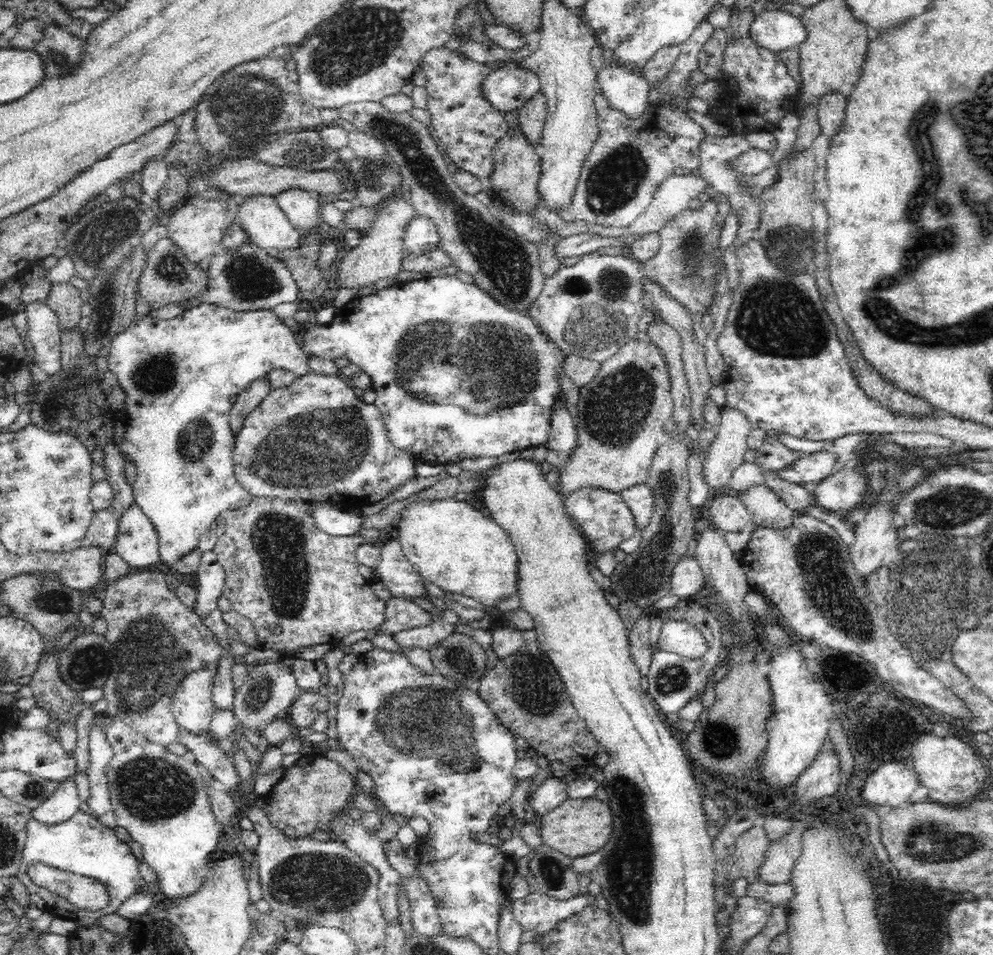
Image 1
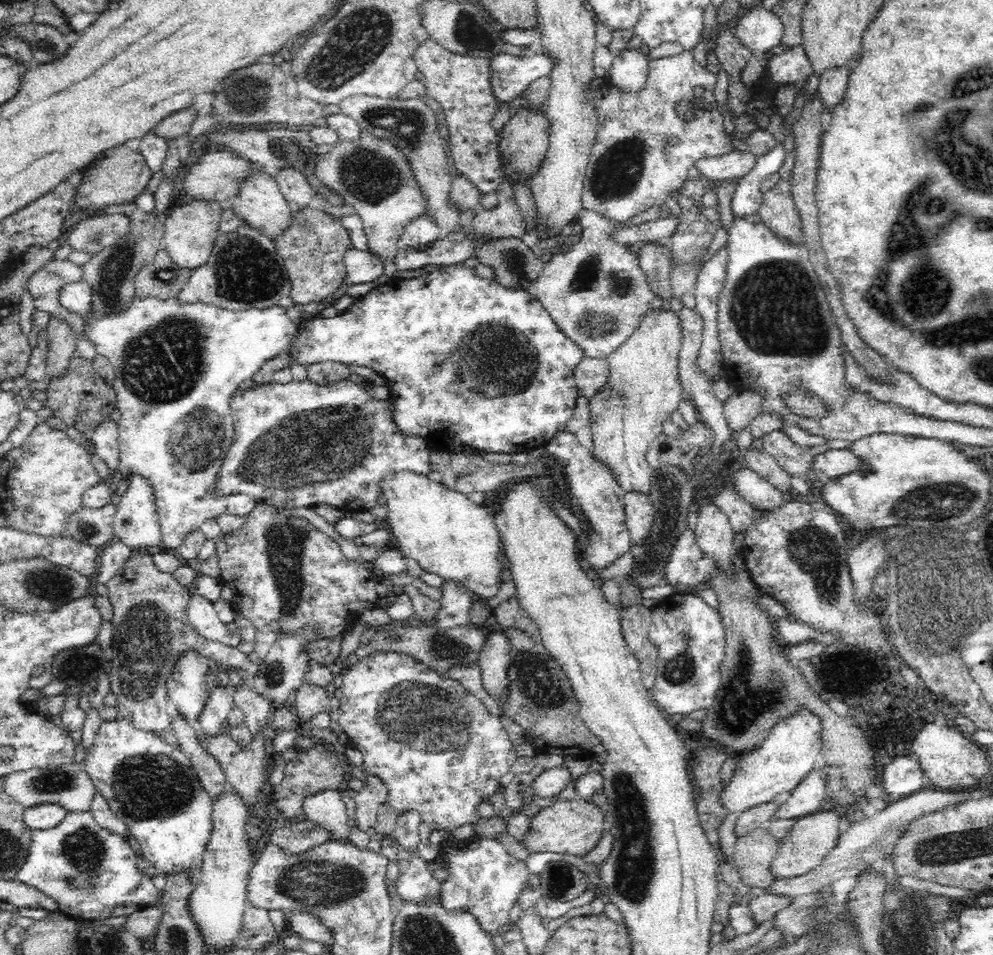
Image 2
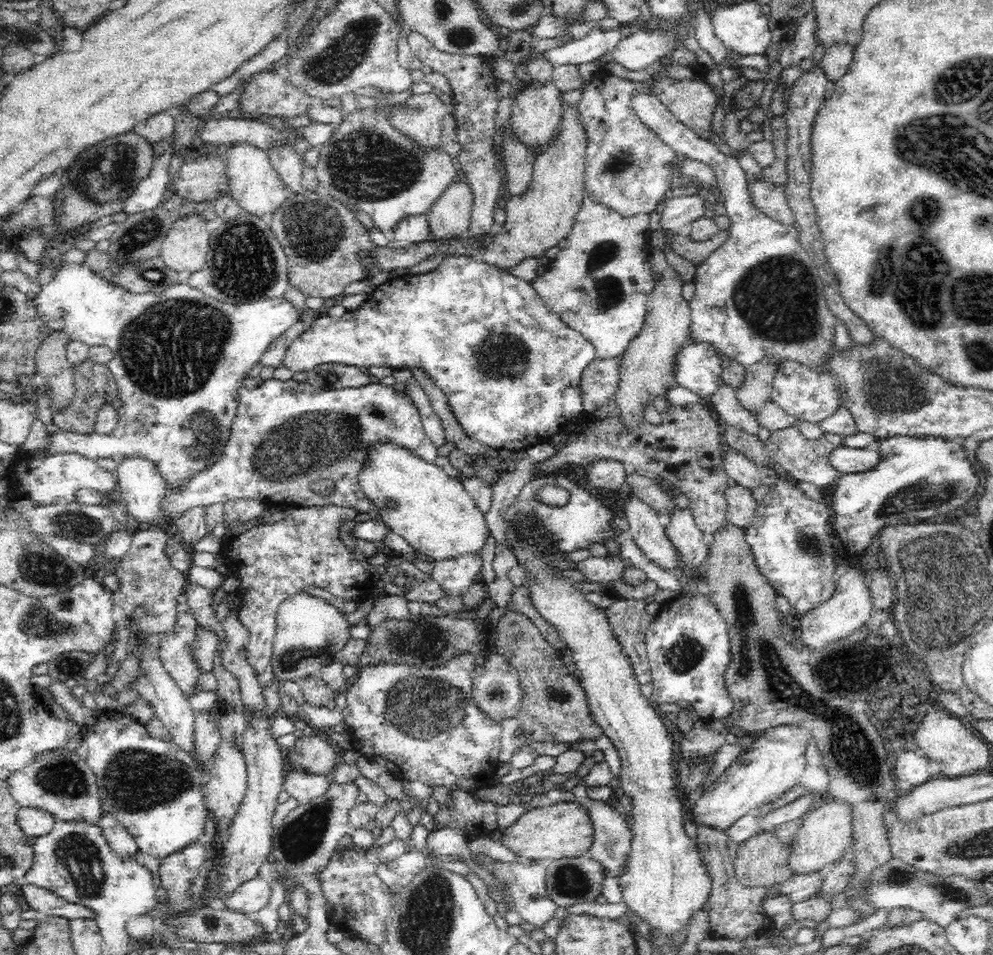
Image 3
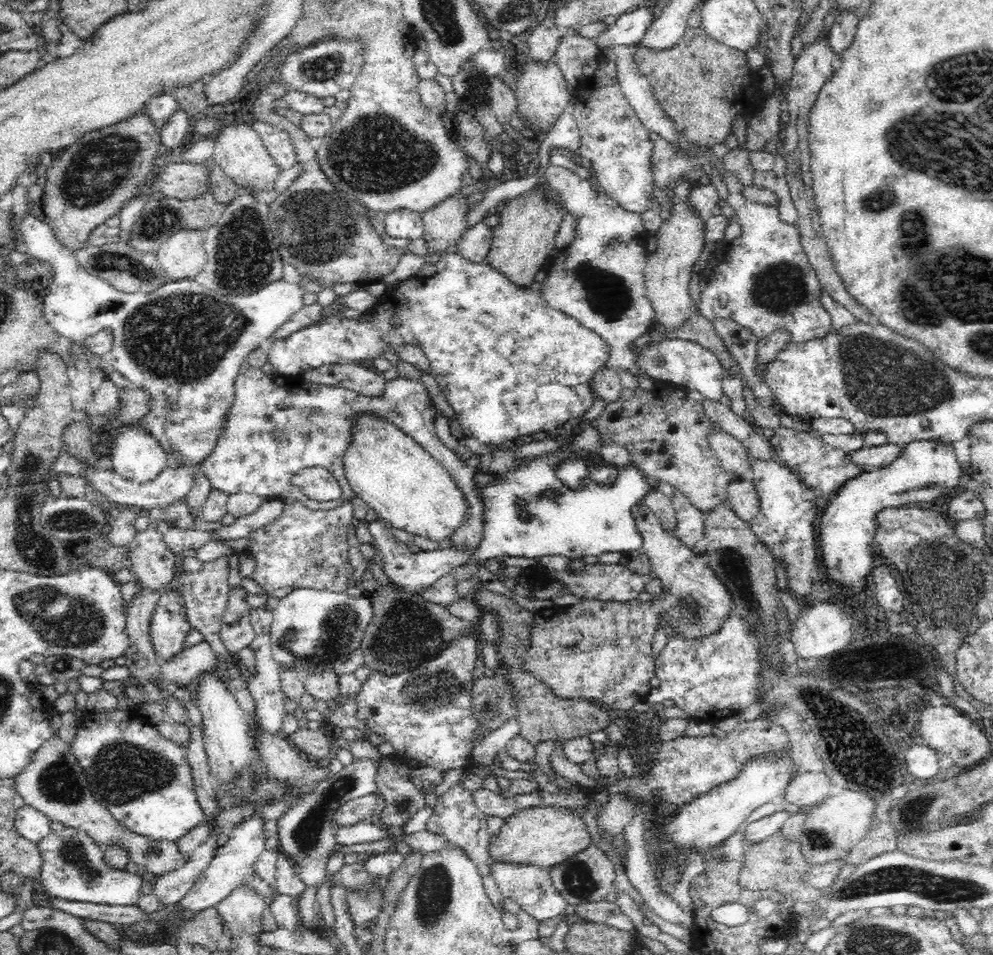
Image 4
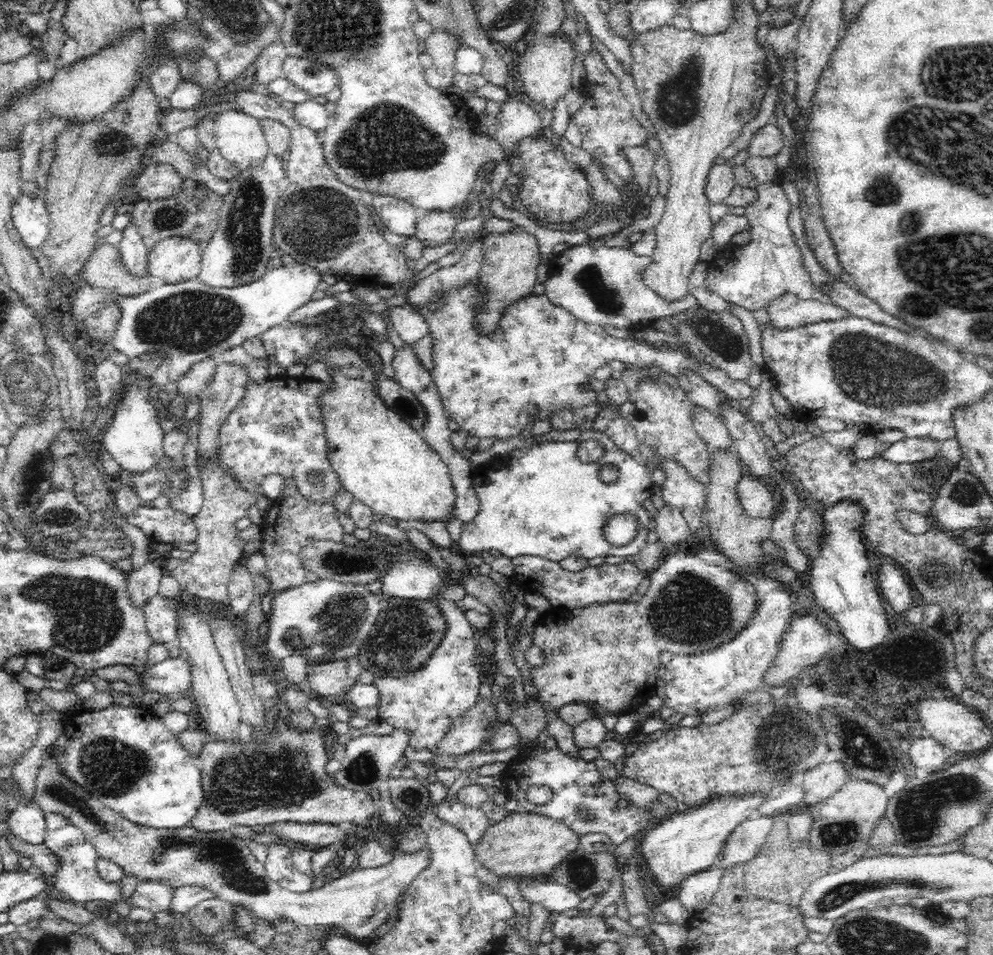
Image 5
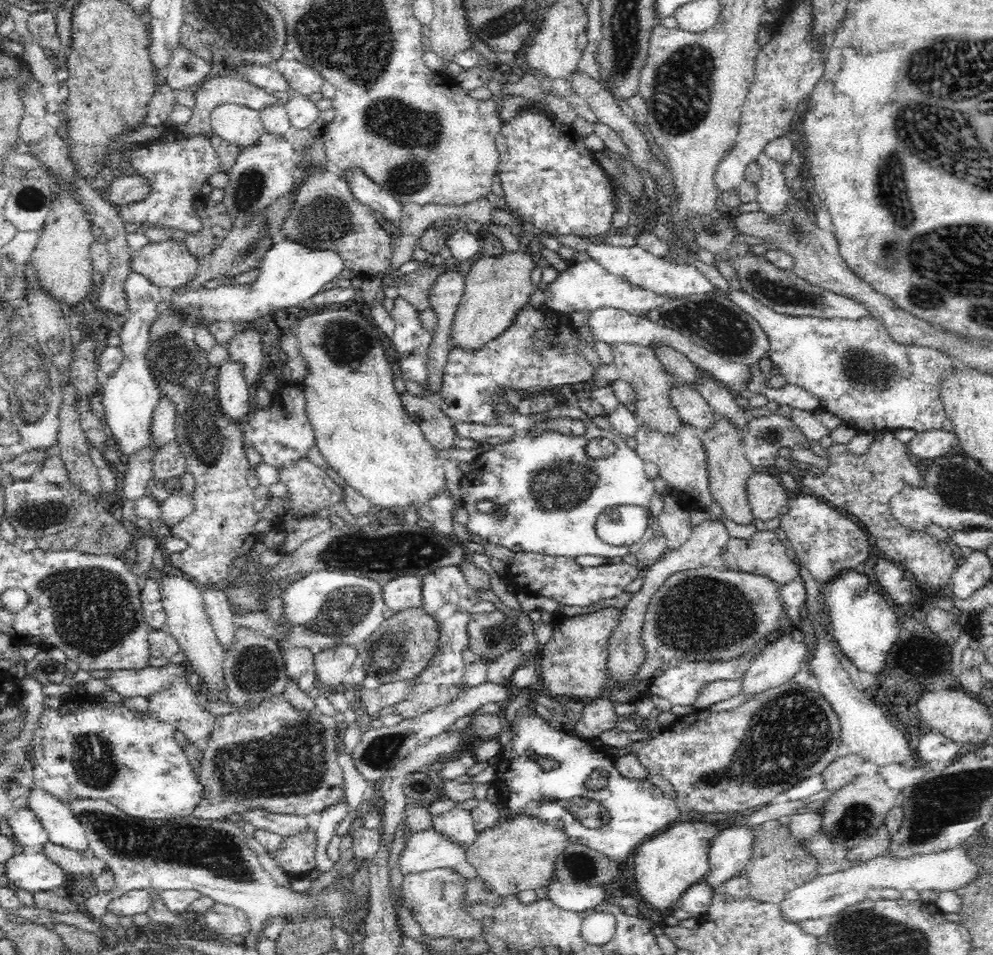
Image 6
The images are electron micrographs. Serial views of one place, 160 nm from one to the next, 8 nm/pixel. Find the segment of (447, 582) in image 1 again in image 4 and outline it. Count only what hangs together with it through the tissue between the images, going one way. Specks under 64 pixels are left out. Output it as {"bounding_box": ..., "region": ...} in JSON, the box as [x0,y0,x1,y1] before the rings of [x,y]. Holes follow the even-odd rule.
{"bounding_box":[341,413,467,543],"region":[[[362,413],[352,419],[349,441],[341,456],[350,488],[374,510],[378,520],[390,527],[404,528],[412,534],[424,535],[441,543],[449,540],[461,525],[467,508],[464,495],[442,463],[432,457],[419,442],[378,413]]]}

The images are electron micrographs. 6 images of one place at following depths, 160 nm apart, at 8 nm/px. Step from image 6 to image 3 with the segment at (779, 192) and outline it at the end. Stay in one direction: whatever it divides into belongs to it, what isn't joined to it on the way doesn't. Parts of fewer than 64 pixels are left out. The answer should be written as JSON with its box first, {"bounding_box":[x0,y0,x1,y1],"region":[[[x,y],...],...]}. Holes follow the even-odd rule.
{"bounding_box":[632,92,837,369],"region":[[[653,92],[632,94],[632,109],[640,121],[674,152],[685,158],[703,162],[712,169],[716,182],[714,186],[720,190],[721,200],[732,224],[728,229],[728,242],[724,241],[702,266],[698,266],[696,278],[692,280],[696,292],[689,301],[689,345],[713,344],[724,353],[724,356],[732,357],[744,366],[754,364],[764,355],[774,355],[776,364],[782,359],[792,359],[803,362],[810,369],[819,369],[825,362],[824,356],[835,349],[833,336],[837,318],[827,305],[823,275],[814,266],[815,261],[807,250],[800,244],[797,226],[778,222],[756,208],[748,190],[749,177],[740,167],[736,157],[722,153],[712,142],[698,137],[682,122],[677,121]]]}

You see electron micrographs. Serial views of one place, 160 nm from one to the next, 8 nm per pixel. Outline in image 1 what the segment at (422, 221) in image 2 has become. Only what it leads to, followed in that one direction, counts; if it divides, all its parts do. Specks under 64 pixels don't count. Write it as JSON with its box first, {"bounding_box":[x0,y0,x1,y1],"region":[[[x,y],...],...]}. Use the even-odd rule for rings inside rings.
{"bounding_box":[403,217,441,255],"region":[[[415,217],[406,226],[403,236],[403,248],[405,253],[415,255],[429,253],[439,248],[441,236],[436,225],[423,217]]]}

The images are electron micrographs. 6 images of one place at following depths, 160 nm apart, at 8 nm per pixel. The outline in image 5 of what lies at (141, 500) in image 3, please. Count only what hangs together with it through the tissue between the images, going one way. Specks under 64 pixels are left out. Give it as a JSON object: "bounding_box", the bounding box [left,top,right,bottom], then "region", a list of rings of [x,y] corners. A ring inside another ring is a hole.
{"bounding_box":[102,369,165,472],"region":[[[140,369],[128,370],[114,390],[115,405],[110,422],[104,428],[102,446],[109,450],[114,459],[120,463],[121,470],[128,472],[144,472],[157,463],[162,456],[162,439],[165,432],[156,414],[156,408],[150,402],[150,390],[156,386],[152,374],[144,374]]]}

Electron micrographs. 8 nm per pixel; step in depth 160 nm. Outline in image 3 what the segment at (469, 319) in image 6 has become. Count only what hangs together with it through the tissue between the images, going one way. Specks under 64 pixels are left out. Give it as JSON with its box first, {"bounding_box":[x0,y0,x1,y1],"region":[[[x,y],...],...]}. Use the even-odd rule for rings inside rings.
{"bounding_box":[478,102,586,270],"region":[[[565,102],[558,136],[534,158],[532,182],[524,194],[512,195],[506,200],[505,224],[495,228],[488,246],[478,256],[480,260],[504,270],[514,270],[523,260],[546,254],[568,236],[573,218],[580,210],[586,168],[585,135],[575,118],[576,113],[577,108]]]}

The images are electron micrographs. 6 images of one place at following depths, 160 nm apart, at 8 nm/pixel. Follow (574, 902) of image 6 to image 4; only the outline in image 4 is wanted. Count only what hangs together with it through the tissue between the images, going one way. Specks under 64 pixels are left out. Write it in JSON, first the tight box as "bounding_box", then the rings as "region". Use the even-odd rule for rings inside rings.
{"bounding_box":[492,862,569,922],"region":[[[492,862],[492,871],[492,876],[503,896],[514,900],[522,910],[540,922],[562,914],[569,905],[562,893],[554,887],[550,878],[550,868]]]}

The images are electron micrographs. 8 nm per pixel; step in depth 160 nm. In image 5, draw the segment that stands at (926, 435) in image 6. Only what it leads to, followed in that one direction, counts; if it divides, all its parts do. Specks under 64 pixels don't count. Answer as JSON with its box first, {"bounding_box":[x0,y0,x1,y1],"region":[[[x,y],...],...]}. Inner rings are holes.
{"bounding_box":[883,437,940,463],"region":[[[904,437],[891,444],[883,455],[895,463],[920,463],[939,455],[940,442],[934,438]]]}

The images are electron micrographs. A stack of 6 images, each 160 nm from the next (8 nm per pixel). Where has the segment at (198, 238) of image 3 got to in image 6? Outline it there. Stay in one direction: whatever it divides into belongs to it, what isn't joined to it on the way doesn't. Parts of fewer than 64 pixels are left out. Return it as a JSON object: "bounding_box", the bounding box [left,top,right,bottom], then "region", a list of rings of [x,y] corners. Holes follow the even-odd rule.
{"bounding_box":[131,242,198,289],"region":[[[181,242],[148,243],[131,255],[131,272],[143,276],[159,289],[178,289],[197,273],[198,261]]]}

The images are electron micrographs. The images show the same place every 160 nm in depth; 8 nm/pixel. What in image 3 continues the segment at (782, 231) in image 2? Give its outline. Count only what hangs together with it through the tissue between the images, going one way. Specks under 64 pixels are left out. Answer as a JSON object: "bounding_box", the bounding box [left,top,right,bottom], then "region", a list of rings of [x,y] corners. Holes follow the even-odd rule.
{"bounding_box":[748,180,795,225],"region":[[[754,180],[749,183],[748,190],[752,203],[768,217],[788,225],[795,224],[795,217],[787,204],[783,185]]]}

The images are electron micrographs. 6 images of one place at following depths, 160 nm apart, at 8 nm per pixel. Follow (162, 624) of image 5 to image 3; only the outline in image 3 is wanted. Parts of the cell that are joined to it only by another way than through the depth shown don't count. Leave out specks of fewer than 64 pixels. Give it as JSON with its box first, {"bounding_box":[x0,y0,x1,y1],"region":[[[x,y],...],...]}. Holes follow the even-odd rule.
{"bounding_box":[159,593,202,697],"region":[[[184,593],[180,594],[180,596],[176,597],[176,622],[174,622],[174,628],[169,633],[162,633],[159,636],[159,657],[172,680],[178,684],[179,689],[187,697],[199,691],[197,680],[202,674],[194,662],[191,651],[197,628],[197,623],[188,605],[187,598]]]}

